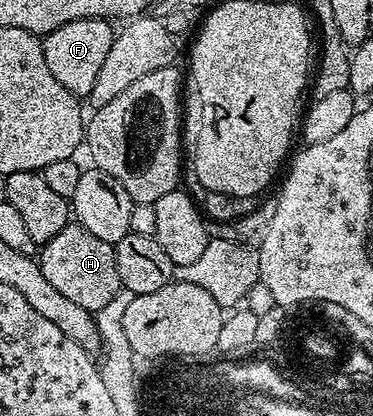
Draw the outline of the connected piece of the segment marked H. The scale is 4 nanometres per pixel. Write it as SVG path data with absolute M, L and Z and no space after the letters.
M75 222L69 223L39 249L38 263L46 282L62 291L80 307L89 310L106 306L122 287L115 247L102 242L102 238L94 238L94 234Z

